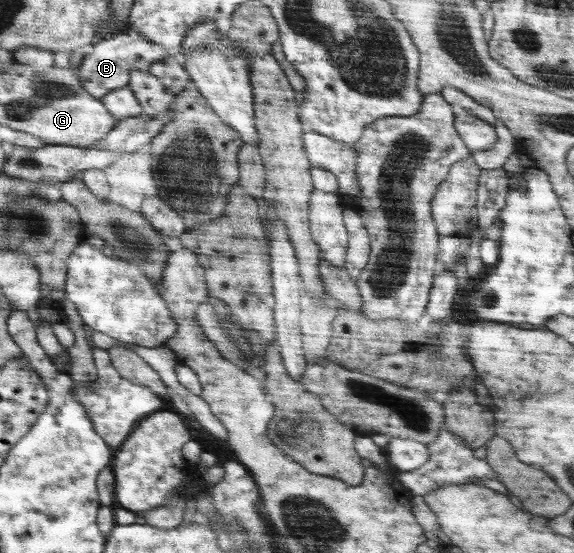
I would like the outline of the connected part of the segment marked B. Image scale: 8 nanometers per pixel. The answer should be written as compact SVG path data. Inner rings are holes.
M127 27L123 32L95 44L92 52L84 57L77 76L81 80L83 87L92 96L101 100L110 90L126 86L131 70L146 72L153 62L158 62L169 55L175 56L180 64L185 64L185 54L182 51L172 54L169 48L154 44L144 35Z

